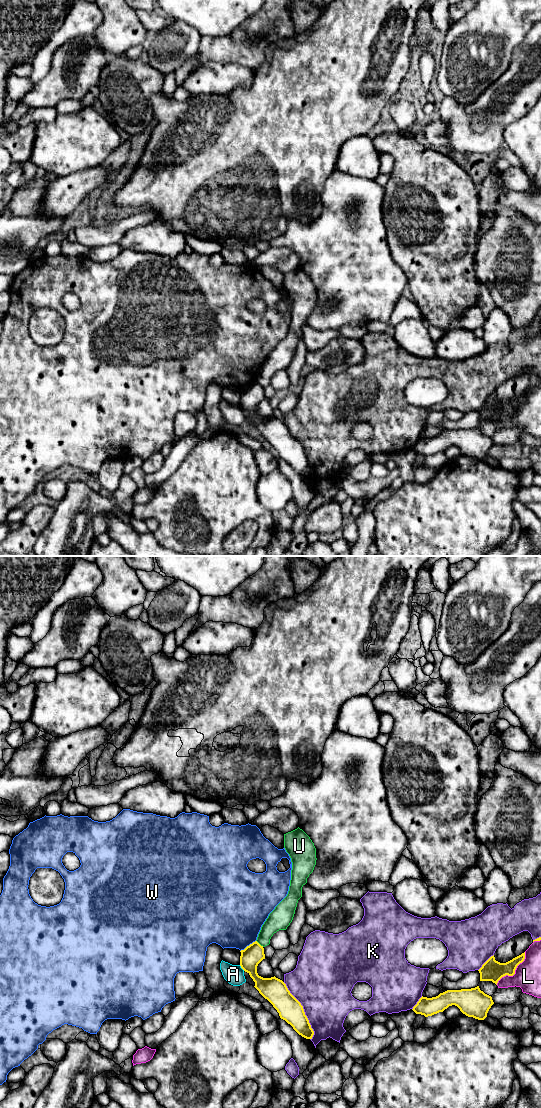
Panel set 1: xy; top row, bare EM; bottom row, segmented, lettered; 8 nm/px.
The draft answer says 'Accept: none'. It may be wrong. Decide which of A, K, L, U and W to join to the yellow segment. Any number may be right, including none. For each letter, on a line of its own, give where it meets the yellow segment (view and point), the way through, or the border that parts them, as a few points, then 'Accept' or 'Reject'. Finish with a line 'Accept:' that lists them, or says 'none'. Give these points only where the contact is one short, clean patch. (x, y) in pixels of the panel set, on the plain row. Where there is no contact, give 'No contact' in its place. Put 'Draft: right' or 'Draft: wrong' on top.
Draft: right
A: Touches yellow at xy (242, 408). Boundary: xy (239, 405), (244, 410). Reject
K: Touches yellow at xy (303, 451). Reject
L: Touches yellow at xy (514, 412). Reject
U: Touches yellow at xy (259, 384). Boundary: xy (256, 380), (263, 386). Reject
W: Touches yellow at xy (247, 386). Reject
Accept: none

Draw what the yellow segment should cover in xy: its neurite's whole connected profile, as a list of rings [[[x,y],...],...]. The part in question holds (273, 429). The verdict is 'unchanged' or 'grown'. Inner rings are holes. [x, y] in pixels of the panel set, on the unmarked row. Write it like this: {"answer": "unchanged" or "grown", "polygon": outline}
{"answer": "unchanged", "polygon": [[[257,381],[241,390],[240,406],[255,422],[255,428],[302,477],[312,479],[314,471],[301,443],[290,433],[286,424],[274,417],[263,418],[257,413],[258,404],[265,399],[264,388]]]}

